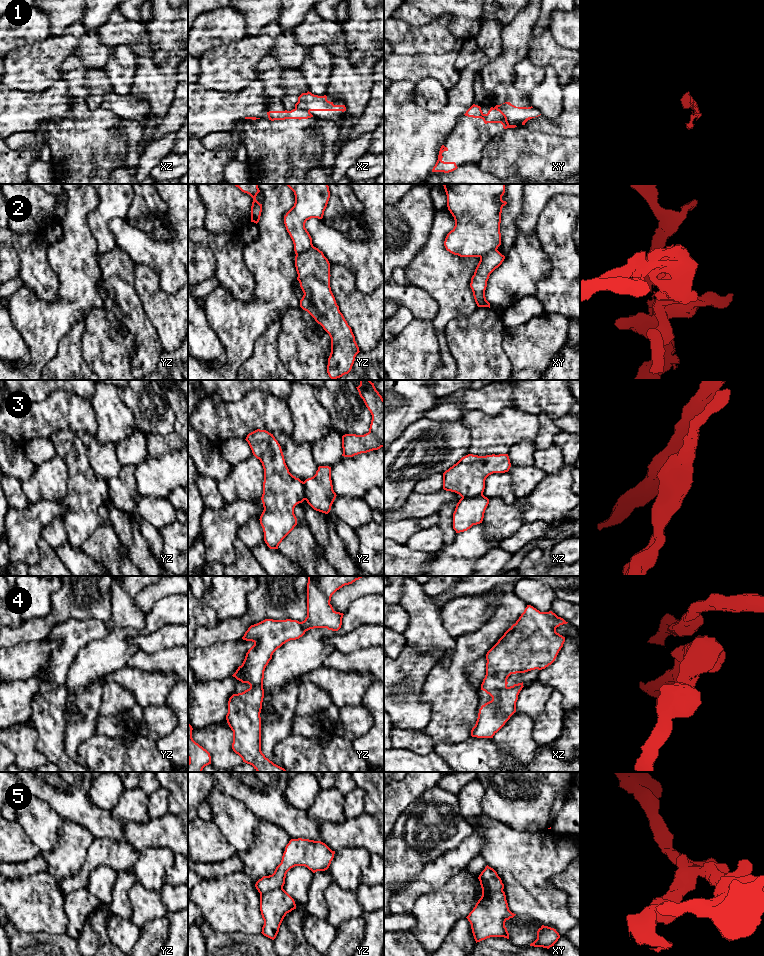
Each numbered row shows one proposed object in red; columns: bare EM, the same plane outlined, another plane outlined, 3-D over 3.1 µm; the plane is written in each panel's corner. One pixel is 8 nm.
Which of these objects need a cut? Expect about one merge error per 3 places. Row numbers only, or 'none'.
1, 2, 3

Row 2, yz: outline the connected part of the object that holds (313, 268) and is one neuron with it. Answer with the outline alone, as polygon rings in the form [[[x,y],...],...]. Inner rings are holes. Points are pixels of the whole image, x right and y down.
[[[312,245],[307,251],[295,256],[295,267],[298,274],[297,280],[304,293],[300,300],[300,307],[307,311],[331,338],[331,353],[328,358],[327,373],[332,380],[335,380],[351,371],[355,357],[360,351],[352,329],[340,312],[331,291],[330,263],[323,252]]]

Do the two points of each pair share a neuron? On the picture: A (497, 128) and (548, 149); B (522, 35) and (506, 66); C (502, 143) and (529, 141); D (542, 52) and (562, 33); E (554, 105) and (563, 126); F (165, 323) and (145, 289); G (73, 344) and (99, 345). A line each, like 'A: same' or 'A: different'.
A: different
B: same
C: same
D: different
E: different
F: same
G: different

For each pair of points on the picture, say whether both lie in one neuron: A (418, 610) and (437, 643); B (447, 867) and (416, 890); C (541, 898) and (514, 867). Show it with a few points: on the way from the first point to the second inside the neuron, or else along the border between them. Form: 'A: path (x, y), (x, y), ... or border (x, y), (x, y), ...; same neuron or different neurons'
A: path (425, 618), (425, 631), (429, 635); same neuron
B: path (439, 871), (424, 883); same neuron
C: path (533, 890), (522, 875); same neuron

